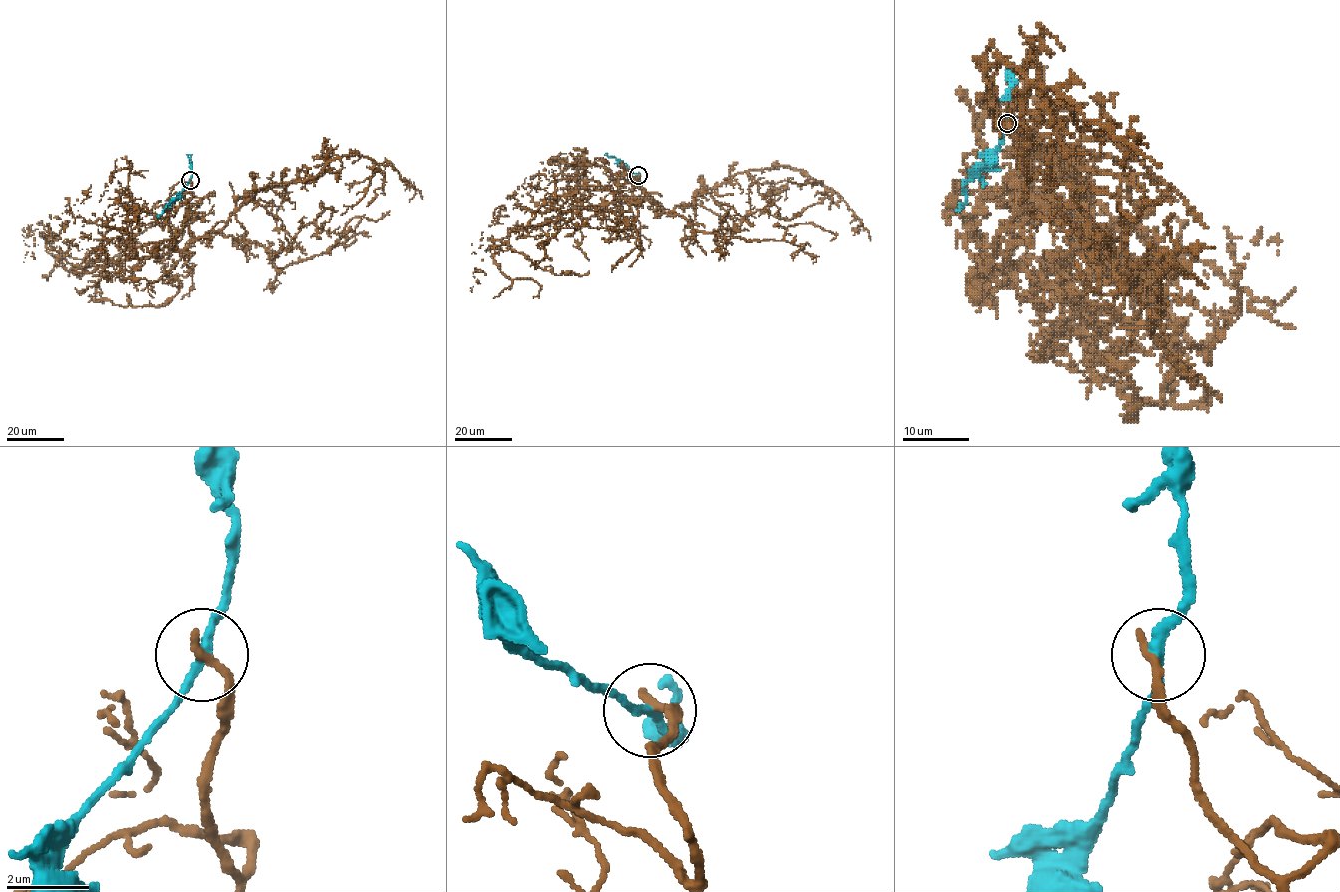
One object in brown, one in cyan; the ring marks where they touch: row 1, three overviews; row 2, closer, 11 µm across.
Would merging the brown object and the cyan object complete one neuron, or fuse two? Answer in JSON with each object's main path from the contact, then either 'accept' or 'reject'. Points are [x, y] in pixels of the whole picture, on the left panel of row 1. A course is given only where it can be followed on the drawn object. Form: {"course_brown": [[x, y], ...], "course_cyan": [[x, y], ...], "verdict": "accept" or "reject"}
{"course_brown": [[189, 180], [178, 250], [220, 230], [252, 193], [312, 179], [343, 156], [391, 165], [422, 199]], "course_cyan": [[189, 180], [180, 195], [157, 218]], "verdict": "accept"}

